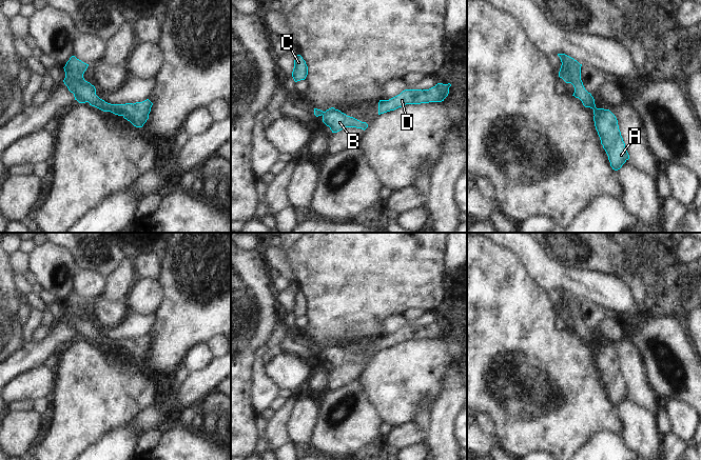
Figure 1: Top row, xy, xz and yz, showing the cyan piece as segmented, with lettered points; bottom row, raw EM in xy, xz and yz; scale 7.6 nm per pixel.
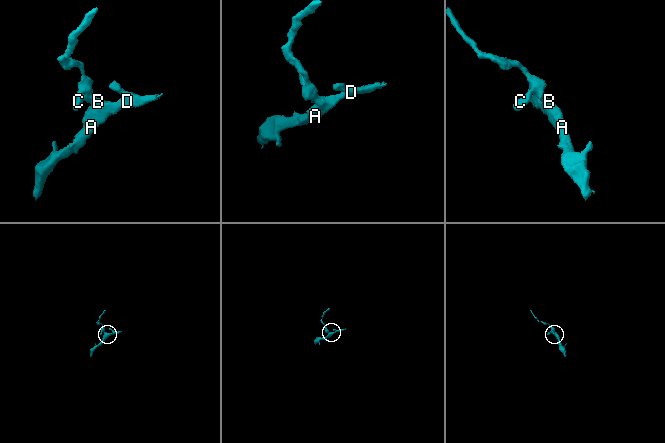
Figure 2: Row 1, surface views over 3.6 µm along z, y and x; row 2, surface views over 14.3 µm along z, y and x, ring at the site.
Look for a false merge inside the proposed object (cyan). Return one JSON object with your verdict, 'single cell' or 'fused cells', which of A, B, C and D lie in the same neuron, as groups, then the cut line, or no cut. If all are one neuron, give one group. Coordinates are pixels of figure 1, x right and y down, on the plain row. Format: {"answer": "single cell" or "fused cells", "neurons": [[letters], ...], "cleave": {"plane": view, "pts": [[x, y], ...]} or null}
{"answer": "single cell", "neurons": [["A", "B", "C", "D"]], "cleave": null}

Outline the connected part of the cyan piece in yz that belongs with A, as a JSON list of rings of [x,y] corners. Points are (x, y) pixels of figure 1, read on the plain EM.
[[[558,289],[558,292],[562,298],[559,313],[566,319],[573,321],[575,328],[572,332],[579,334],[585,343],[593,345],[595,362],[601,380],[608,392],[610,402],[615,406],[620,405],[629,395],[629,391],[621,372],[616,352],[609,345],[596,343],[593,333],[585,325],[581,316],[582,300],[565,289]]]

